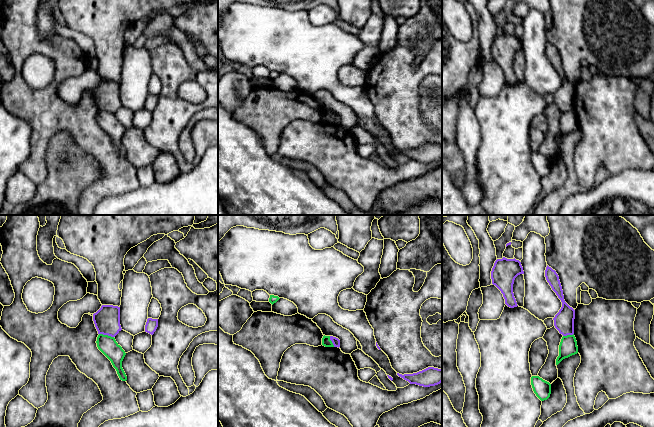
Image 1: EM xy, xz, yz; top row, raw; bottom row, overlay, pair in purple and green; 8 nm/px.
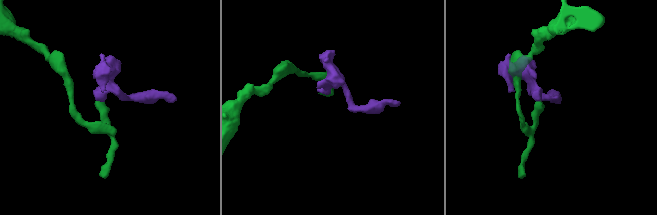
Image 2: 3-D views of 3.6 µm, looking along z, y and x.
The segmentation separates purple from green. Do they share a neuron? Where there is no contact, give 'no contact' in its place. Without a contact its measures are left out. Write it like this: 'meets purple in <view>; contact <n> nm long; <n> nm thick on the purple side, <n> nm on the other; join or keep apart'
meets purple in xy; contact 120 nm long; 200 nm thick on the purple side, 150 nm on the other; keep apart

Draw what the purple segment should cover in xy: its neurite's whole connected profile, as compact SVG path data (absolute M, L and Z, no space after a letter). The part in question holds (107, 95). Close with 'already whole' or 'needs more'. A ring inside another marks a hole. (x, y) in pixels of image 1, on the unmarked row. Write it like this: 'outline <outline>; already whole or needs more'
outline M102 81L93 90L93 97L98 110L115 113L121 106L120 83L113 81Z; already whole

